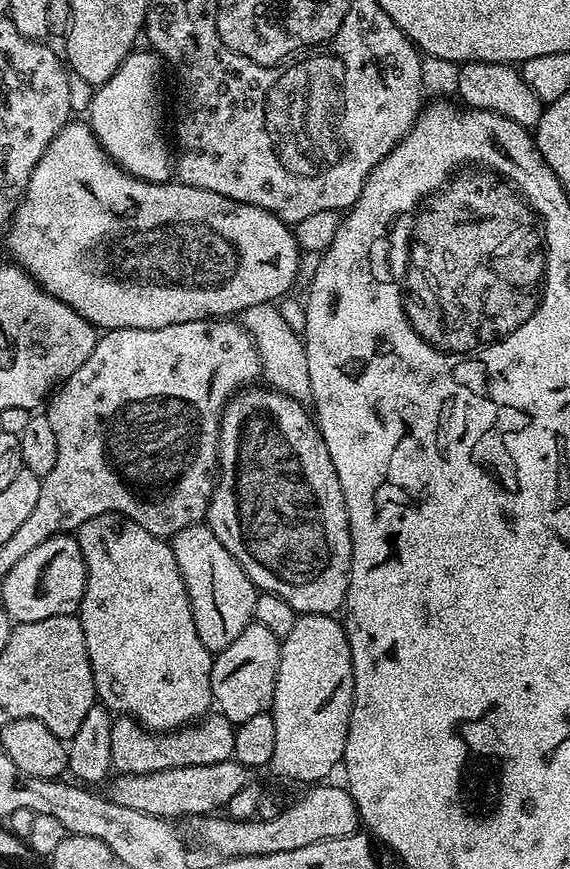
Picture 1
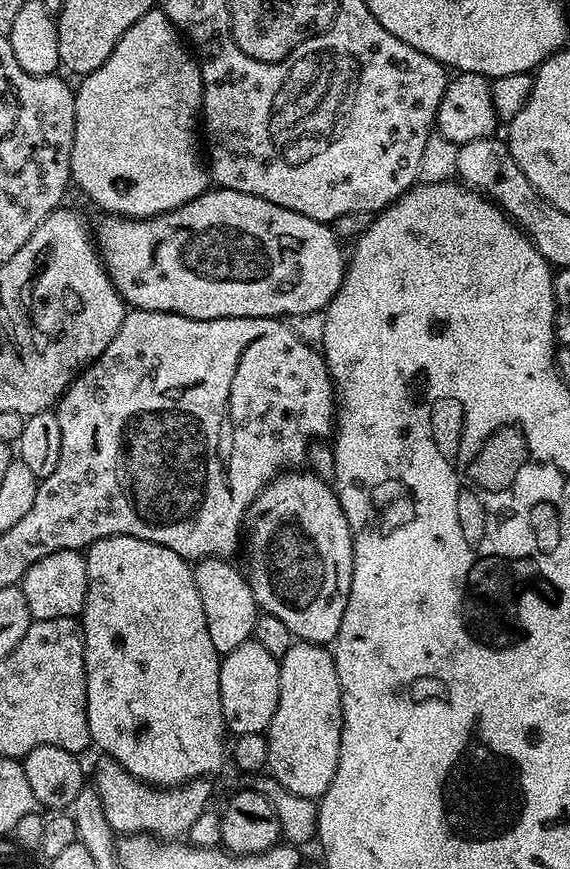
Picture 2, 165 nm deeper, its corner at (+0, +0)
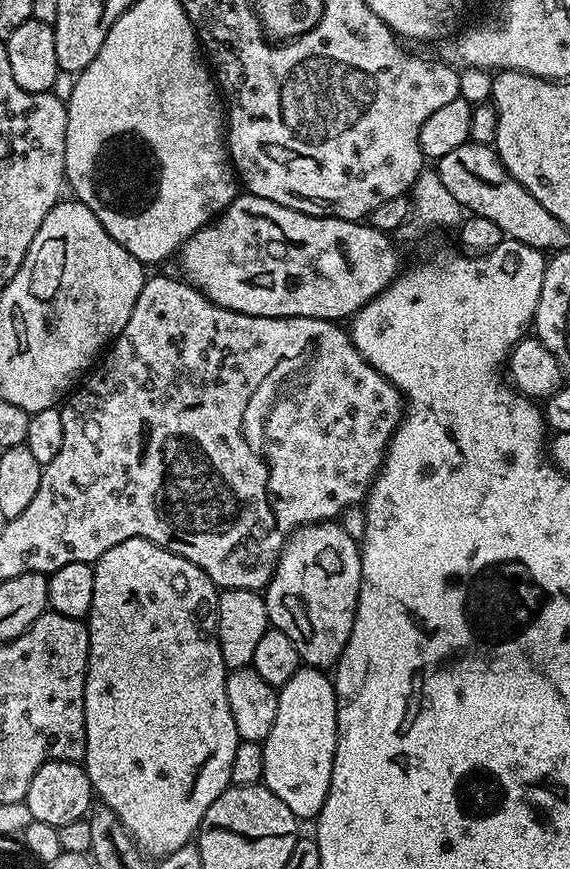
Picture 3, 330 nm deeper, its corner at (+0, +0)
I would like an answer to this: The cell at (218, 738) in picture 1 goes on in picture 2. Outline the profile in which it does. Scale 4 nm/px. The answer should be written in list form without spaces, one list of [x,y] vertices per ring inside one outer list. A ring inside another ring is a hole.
[[[101,755],[99,759],[96,769],[93,772],[91,769],[90,784],[98,794],[98,802],[102,802],[106,822],[110,822],[113,832],[117,834],[143,834],[155,836],[165,842],[176,842],[187,837],[198,814],[209,811],[208,799],[212,796],[213,782],[211,779],[190,780],[170,788],[162,788],[134,778],[134,774],[127,772],[114,758]]]

